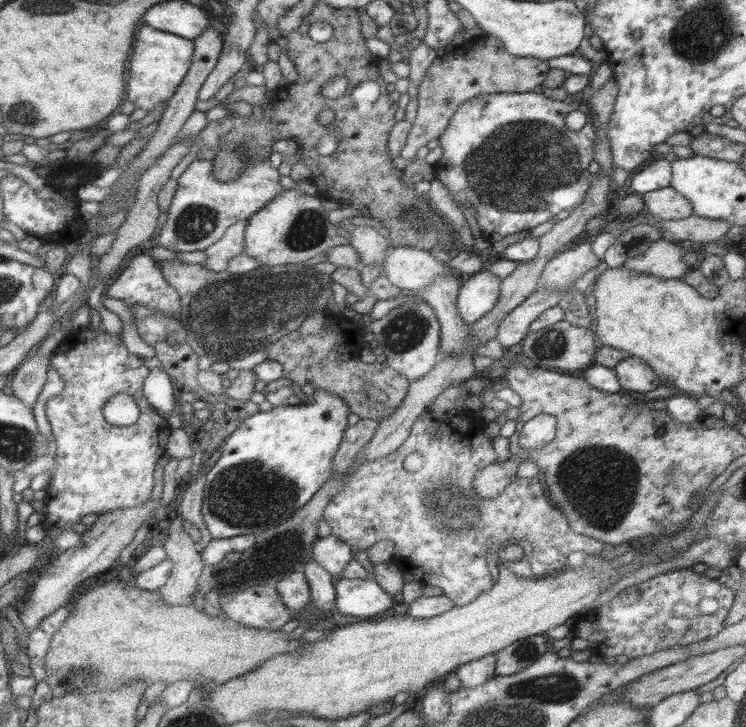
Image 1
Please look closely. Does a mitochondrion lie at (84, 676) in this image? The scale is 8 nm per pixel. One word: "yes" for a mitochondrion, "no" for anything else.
yes

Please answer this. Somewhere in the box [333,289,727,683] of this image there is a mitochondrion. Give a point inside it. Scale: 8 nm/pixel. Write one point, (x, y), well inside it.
(588, 475)

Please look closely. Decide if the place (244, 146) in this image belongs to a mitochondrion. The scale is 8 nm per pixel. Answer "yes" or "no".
yes

